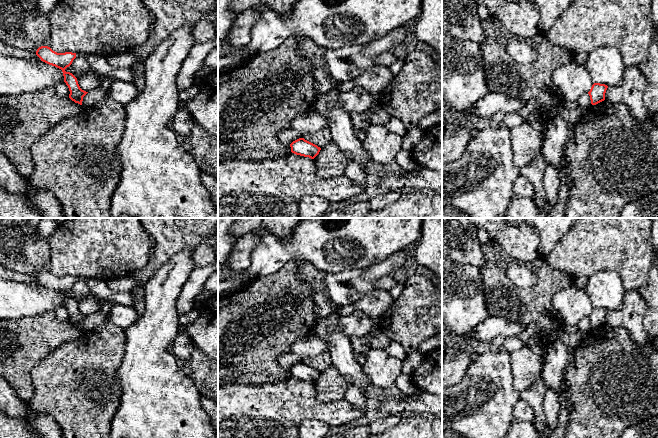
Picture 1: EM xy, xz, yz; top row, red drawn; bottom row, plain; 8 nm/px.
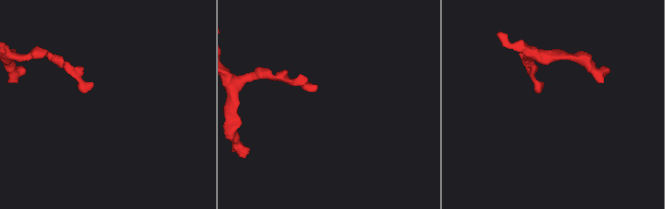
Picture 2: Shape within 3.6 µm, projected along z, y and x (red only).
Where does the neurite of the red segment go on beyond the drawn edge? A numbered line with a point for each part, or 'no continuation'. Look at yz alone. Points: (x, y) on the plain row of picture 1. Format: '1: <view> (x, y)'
no continuation

